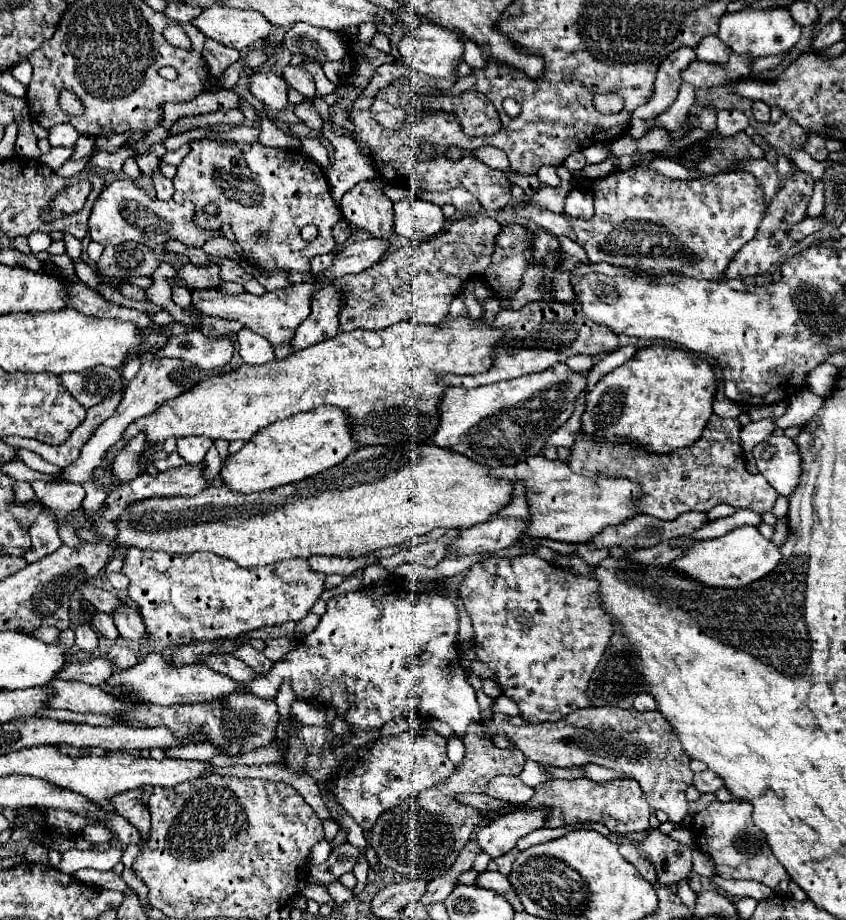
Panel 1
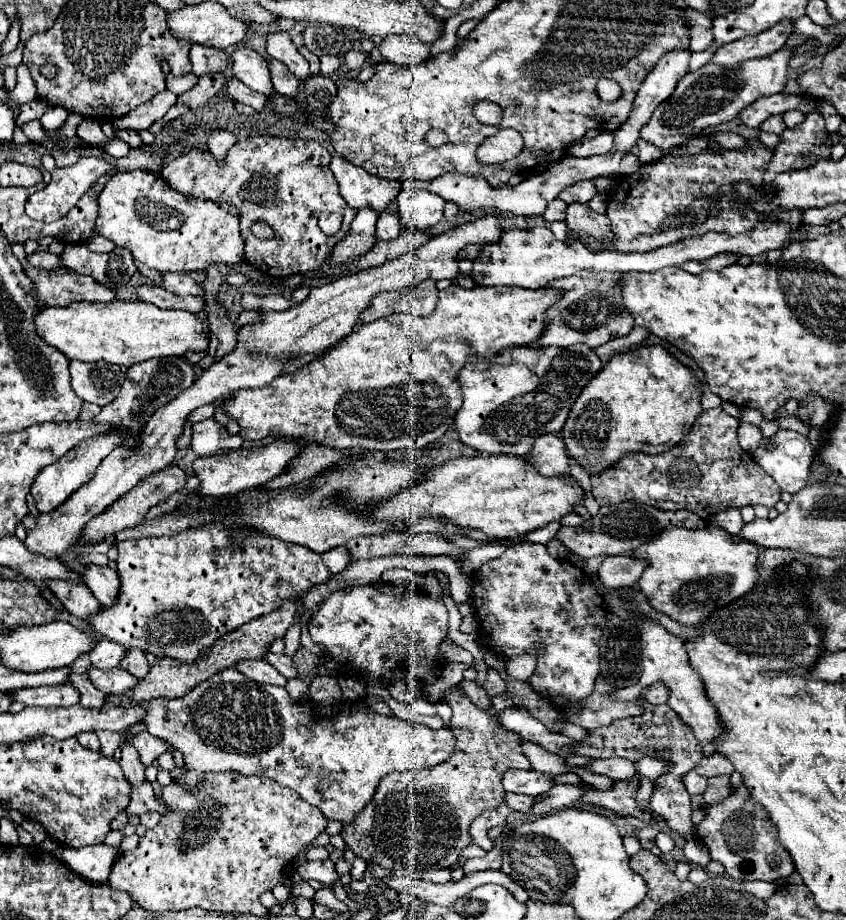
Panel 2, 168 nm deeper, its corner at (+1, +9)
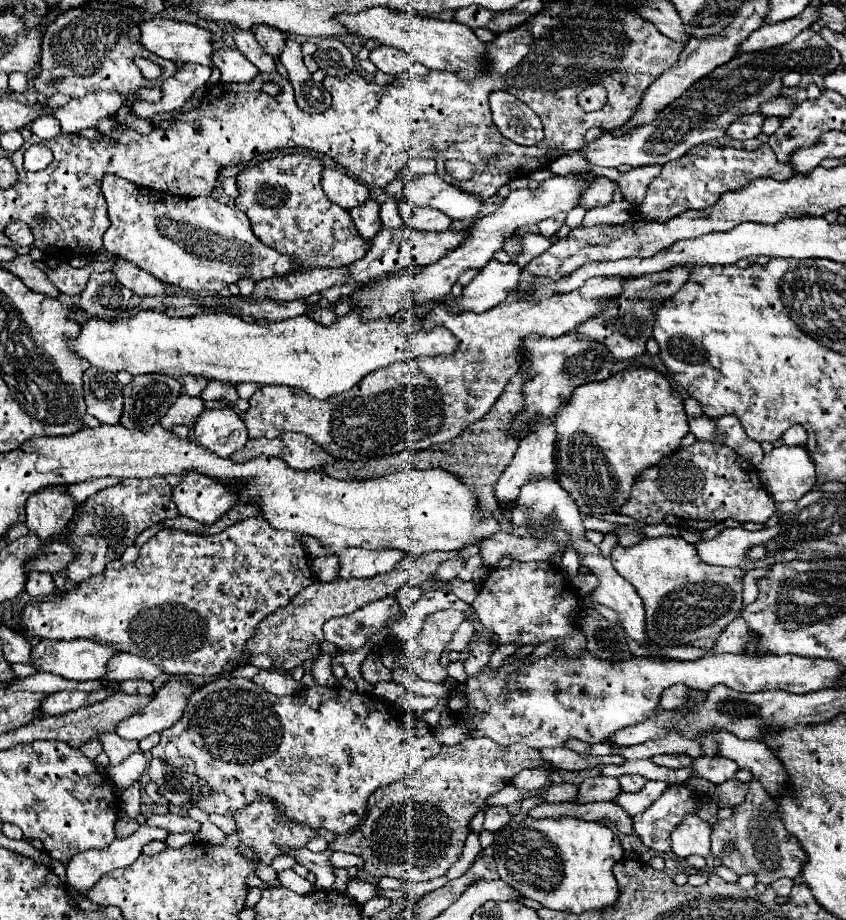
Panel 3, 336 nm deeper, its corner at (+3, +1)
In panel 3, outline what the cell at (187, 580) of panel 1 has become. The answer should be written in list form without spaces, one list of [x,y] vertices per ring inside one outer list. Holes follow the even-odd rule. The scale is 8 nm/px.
[[[263,516],[235,522],[215,536],[159,530],[139,548],[139,558],[121,570],[107,570],[63,596],[27,604],[19,628],[51,640],[93,638],[99,644],[147,658],[165,674],[199,674],[211,678],[217,676],[229,660],[241,656],[245,642],[267,614],[285,606],[301,588],[313,582],[309,558],[299,538],[291,532],[275,530]]]

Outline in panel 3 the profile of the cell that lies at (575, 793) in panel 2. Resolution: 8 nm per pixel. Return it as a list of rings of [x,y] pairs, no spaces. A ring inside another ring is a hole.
[[[605,776],[587,778],[583,784],[579,784],[579,790],[577,790],[577,796],[575,796],[575,804],[611,800],[619,792],[621,792],[621,788],[617,788],[617,780],[615,778],[605,778]]]

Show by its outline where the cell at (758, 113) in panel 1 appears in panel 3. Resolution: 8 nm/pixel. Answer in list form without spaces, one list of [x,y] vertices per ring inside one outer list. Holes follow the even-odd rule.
[[[755,112],[755,114],[749,114],[749,116],[741,116],[741,118],[737,118],[737,122],[733,122],[729,126],[727,134],[731,138],[737,138],[737,140],[757,138],[761,134],[761,126],[763,126],[765,120],[767,120],[767,116],[763,116],[761,112]]]

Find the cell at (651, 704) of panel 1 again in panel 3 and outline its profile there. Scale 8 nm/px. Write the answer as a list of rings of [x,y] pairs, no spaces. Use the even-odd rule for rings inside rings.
[[[677,684],[677,686],[671,686],[669,690],[665,690],[665,692],[661,694],[659,708],[661,708],[661,710],[669,710],[669,708],[675,708],[677,704],[681,704],[681,700],[685,698],[685,690],[687,690],[685,684]]]

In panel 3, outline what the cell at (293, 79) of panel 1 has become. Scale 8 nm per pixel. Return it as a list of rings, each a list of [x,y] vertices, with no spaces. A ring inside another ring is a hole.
[[[257,28],[257,32],[253,32],[257,42],[263,46],[265,52],[269,52],[269,56],[273,56],[275,60],[279,60],[281,52],[287,46],[287,36],[281,30],[275,28]]]

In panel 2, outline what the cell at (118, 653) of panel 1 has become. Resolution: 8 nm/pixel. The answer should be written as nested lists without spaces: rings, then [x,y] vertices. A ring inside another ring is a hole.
[[[131,648],[127,652],[127,656],[123,658],[123,662],[121,662],[121,668],[131,672],[135,678],[141,680],[149,672],[149,662],[147,662],[145,654],[139,648]]]

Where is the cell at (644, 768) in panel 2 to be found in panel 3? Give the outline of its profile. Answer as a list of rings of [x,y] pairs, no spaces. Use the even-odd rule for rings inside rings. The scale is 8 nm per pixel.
[[[697,756],[693,758],[691,770],[693,770],[693,776],[701,776],[713,784],[723,784],[725,780],[735,778],[735,772],[739,768],[733,760],[723,758],[723,756],[713,756],[713,758]]]

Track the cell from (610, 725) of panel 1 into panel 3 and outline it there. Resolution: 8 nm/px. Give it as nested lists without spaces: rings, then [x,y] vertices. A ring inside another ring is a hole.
[[[687,814],[683,822],[671,832],[671,850],[677,858],[687,858],[691,854],[697,854],[703,856],[707,864],[718,867],[721,861],[711,856],[709,852],[709,844],[711,844],[709,834],[711,834],[711,826],[707,822]]]

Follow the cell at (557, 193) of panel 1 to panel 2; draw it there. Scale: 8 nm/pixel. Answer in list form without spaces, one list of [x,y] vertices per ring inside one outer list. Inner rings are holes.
[[[587,180],[587,182],[577,182],[577,184],[569,186],[569,188],[565,188],[565,190],[559,194],[559,198],[561,198],[563,202],[567,202],[567,204],[573,204],[573,202],[585,204],[585,202],[589,202],[595,194],[597,194],[595,184],[593,184],[591,180]]]

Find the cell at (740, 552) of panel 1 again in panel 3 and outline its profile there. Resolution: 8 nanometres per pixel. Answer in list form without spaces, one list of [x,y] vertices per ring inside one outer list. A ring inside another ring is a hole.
[[[681,536],[645,538],[641,540],[641,544],[635,544],[633,548],[615,546],[611,552],[611,562],[613,568],[625,580],[629,580],[637,590],[637,594],[641,596],[647,612],[649,636],[653,636],[653,640],[657,640],[657,644],[661,646],[681,646],[697,638],[719,638],[725,626],[741,612],[745,570],[705,564],[697,554],[695,544],[685,542]]]

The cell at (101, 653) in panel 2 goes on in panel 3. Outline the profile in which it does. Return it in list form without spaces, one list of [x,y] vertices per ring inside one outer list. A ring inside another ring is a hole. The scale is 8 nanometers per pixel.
[[[119,652],[107,662],[107,678],[115,682],[129,680],[129,678],[143,678],[143,680],[153,682],[157,676],[161,676],[161,668],[133,654]]]

